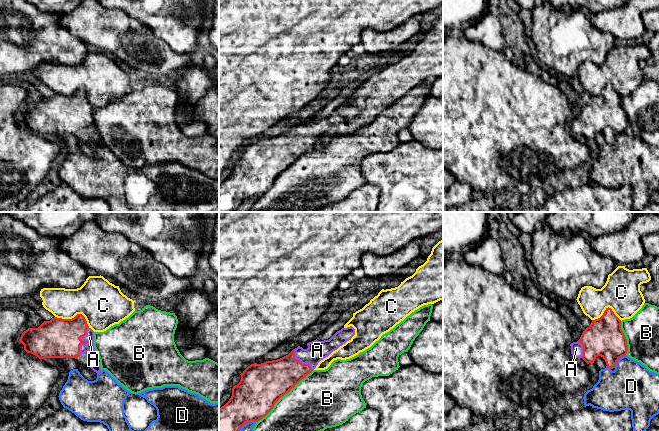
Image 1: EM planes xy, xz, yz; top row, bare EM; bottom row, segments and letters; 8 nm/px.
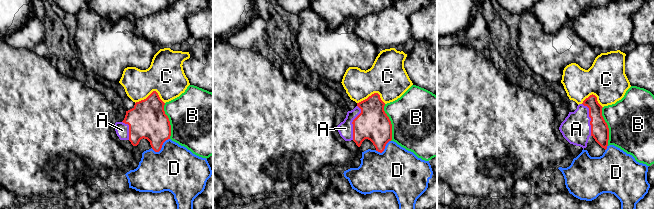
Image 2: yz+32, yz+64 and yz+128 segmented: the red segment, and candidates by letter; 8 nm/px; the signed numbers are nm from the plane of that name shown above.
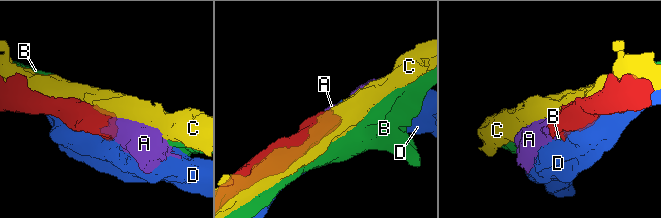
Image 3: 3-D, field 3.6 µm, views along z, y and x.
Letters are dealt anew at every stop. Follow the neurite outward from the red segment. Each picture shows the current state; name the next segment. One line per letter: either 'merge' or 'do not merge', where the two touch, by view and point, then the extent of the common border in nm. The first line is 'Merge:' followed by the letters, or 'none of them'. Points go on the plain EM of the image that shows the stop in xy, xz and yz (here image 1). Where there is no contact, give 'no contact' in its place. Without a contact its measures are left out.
Merge: A
A: merge | xy (86, 117) | 240 nm
B: do not merge | xz (283, 171) | 650 nm
C: do not merge | xy (75, 92) | 300 nm
D: do not merge | yz (618, 135) | 140 nm

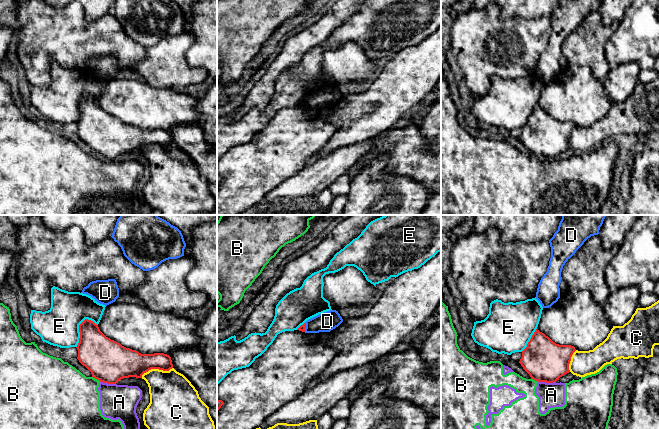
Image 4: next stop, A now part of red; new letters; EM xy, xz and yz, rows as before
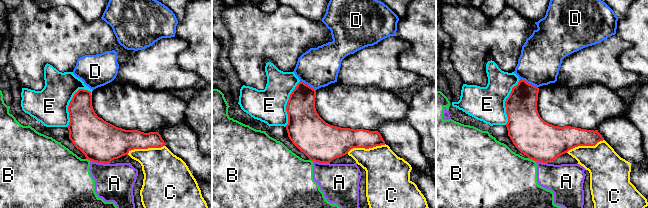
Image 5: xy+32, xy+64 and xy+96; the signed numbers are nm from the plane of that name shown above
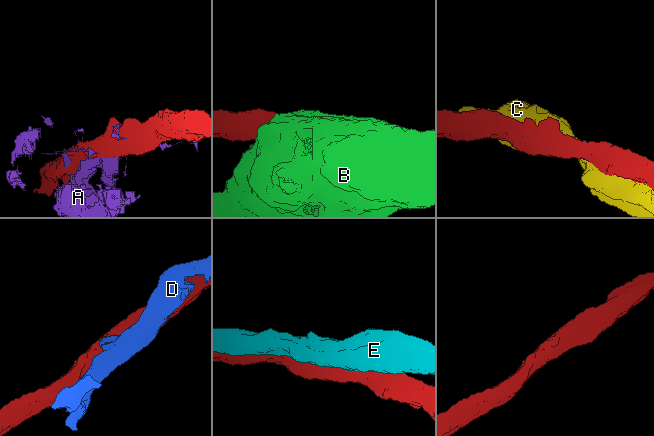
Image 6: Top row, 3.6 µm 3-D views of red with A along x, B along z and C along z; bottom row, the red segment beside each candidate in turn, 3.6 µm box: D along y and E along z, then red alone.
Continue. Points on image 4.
Merge: none of them
A: do not merge | yz (547, 158) | 140 nm
B: do not merge | xy (96, 154) | 80 nm
C: do not merge | xy (156, 144) | 260 nm
D: do not merge | xz (305, 103) | 70 nm
E: do not merge | xy (79, 106) | 260 nm

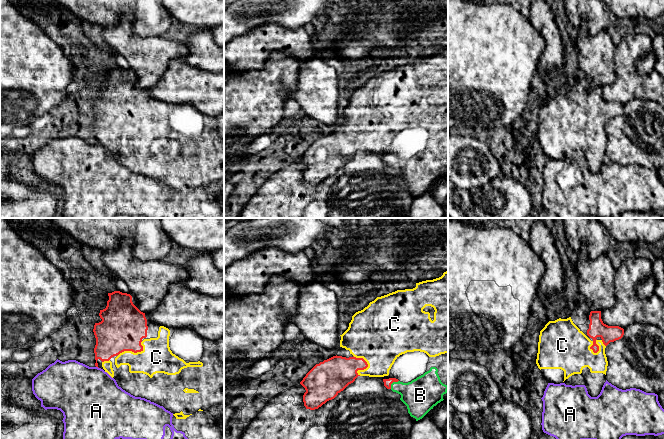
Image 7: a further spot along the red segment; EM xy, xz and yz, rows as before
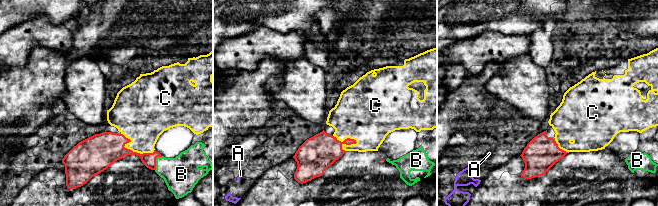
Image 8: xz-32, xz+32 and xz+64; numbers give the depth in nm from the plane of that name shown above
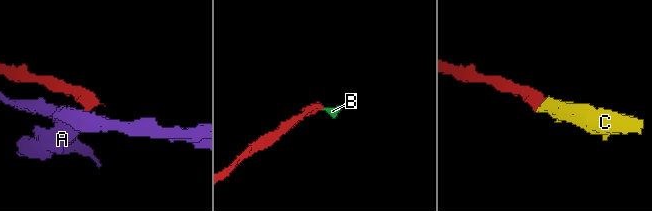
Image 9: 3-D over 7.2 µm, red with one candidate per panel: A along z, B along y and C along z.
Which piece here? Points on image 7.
Merge: B, C
A: do not merge | xy (97, 142) | 30 nm
B: merge | xz (392, 158) | 100 nm
C: merge | xy (134, 128) | 240 nm

